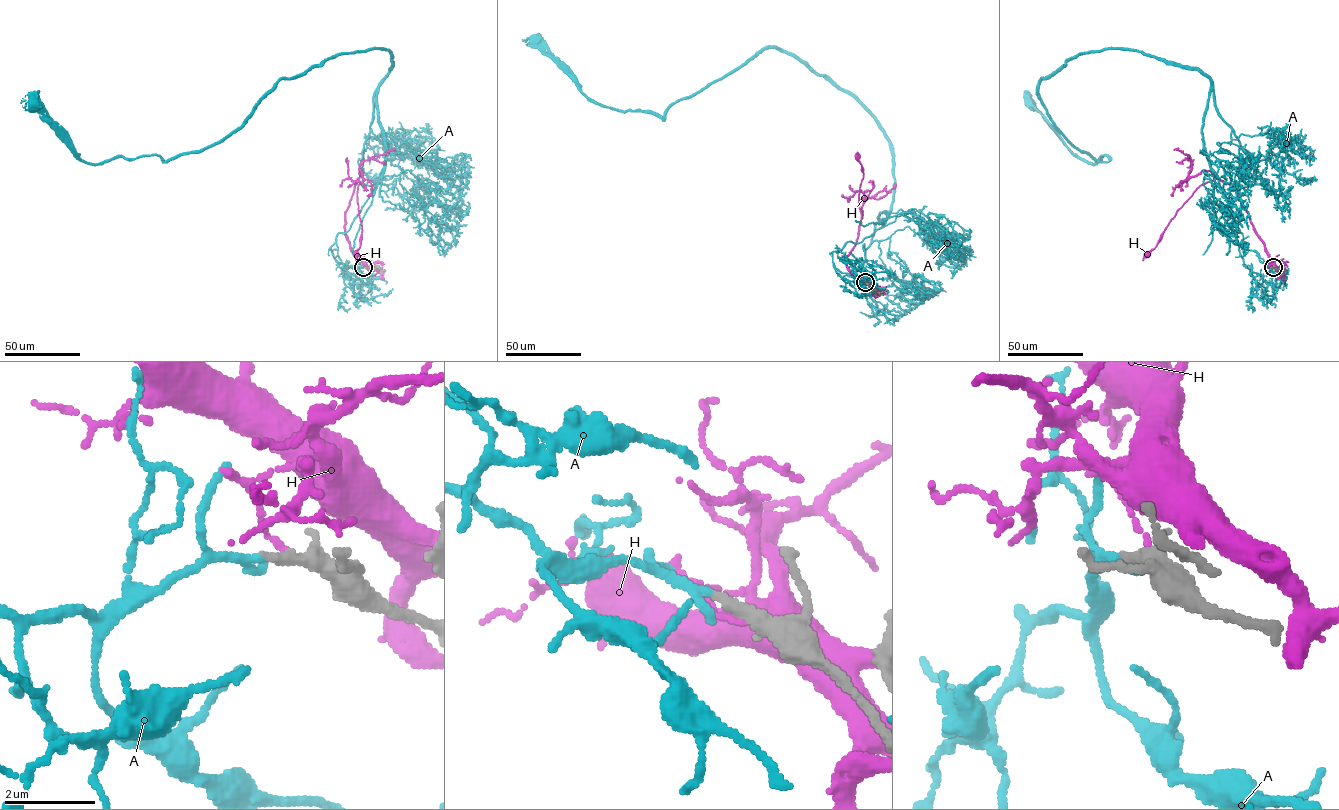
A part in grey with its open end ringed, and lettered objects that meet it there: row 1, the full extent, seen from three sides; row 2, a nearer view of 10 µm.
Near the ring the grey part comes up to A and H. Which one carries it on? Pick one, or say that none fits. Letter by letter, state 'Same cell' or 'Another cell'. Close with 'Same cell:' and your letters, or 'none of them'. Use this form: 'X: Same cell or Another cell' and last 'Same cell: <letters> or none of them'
A: Same cell
H: Another cell
Same cell: A

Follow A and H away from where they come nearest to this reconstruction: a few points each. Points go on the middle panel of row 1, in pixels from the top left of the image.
A: (865, 282), (832, 252), (884, 224), (893, 153), (824, 75), (765, 49), (663, 118), (593, 102), (522, 39)
H: (866, 283), (846, 266), (847, 257), (857, 240), (861, 220), (858, 194), (863, 173), (857, 156)

